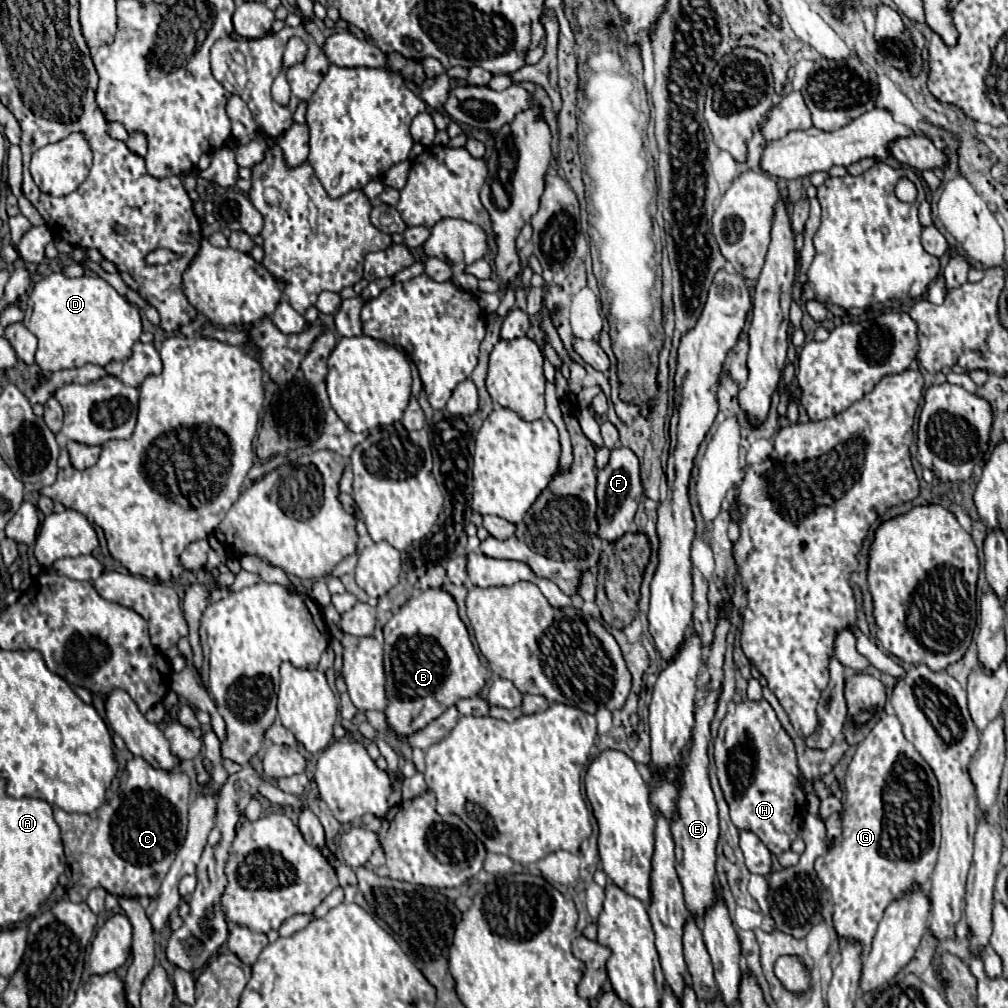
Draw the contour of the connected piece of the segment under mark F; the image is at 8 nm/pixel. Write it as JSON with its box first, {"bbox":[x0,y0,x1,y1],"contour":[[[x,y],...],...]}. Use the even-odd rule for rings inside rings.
{"bbox":[596,448,642,542],"contour":[[[614,448],[610,450],[610,460],[608,464],[598,470],[598,488],[596,488],[596,496],[598,496],[598,534],[600,538],[608,540],[608,542],[616,542],[632,524],[636,508],[638,508],[638,500],[642,498],[642,482],[640,482],[640,462],[638,456],[626,448]]]}

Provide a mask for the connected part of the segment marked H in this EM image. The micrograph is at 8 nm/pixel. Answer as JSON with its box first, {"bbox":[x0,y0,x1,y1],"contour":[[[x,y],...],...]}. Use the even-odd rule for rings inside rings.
{"bbox":[714,698,806,854],"contour":[[[762,698],[758,702],[744,700],[734,704],[734,708],[726,714],[718,728],[718,736],[714,740],[714,760],[718,768],[718,780],[720,788],[724,792],[726,804],[730,808],[730,818],[736,824],[738,830],[752,830],[764,846],[772,854],[780,854],[790,848],[792,840],[800,832],[800,824],[804,820],[804,806],[806,806],[806,794],[802,790],[802,772],[796,762],[796,750],[794,742],[788,736],[788,732],[782,728],[780,720],[776,718],[776,712],[772,706]]]}

